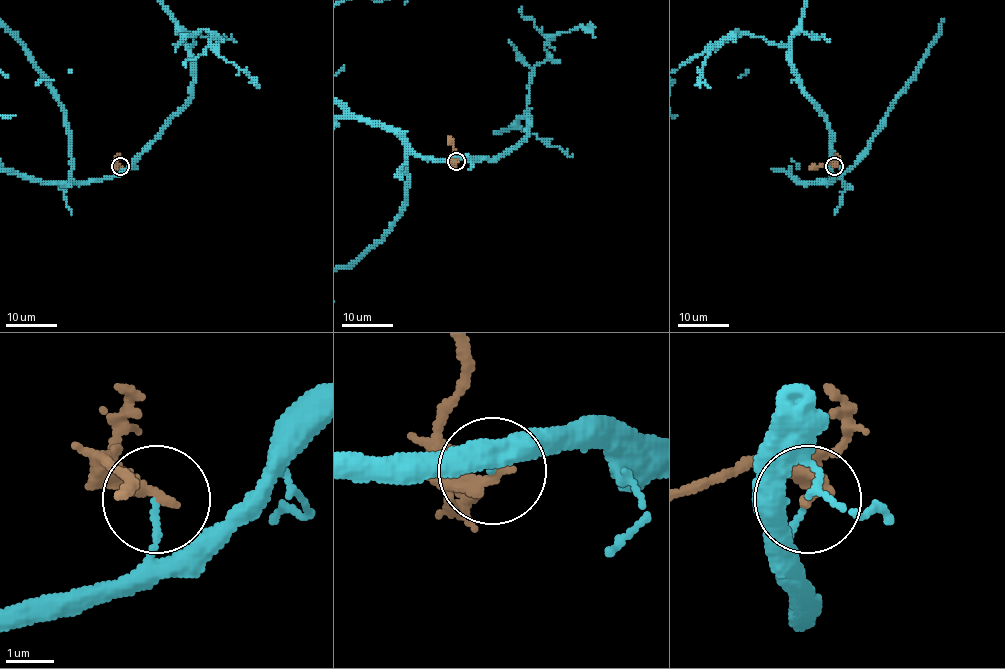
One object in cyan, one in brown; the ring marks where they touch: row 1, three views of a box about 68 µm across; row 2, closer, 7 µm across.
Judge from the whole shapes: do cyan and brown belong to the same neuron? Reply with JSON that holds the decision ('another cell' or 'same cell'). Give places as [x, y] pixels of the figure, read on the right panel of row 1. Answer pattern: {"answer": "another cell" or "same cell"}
{"answer": "another cell"}

